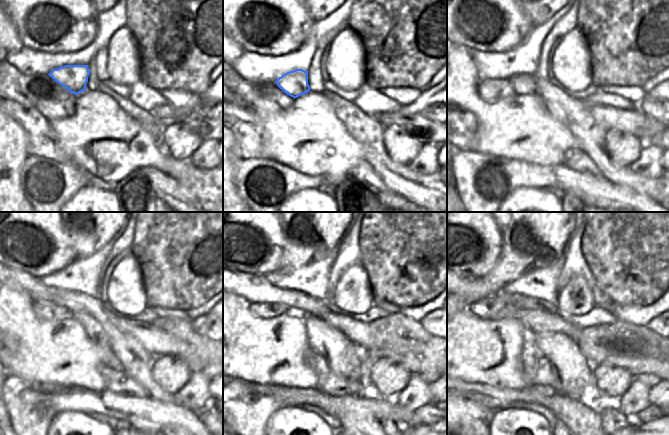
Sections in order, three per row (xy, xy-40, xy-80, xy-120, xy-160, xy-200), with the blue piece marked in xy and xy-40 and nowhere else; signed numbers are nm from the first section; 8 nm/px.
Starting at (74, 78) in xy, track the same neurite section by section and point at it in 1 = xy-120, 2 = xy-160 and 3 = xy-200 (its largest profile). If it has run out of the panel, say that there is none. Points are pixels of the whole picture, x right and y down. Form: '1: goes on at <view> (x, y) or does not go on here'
1: goes on at xy-120 (93, 329)
2: goes on at xy-160 (340, 353)
3: goes on at xy-200 (576, 373)

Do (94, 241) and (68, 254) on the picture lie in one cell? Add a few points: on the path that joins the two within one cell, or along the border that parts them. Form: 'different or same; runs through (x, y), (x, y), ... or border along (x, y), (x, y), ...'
different; border along (66, 229), (73, 249), (78, 256)

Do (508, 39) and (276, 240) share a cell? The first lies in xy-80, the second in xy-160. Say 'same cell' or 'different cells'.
same cell

